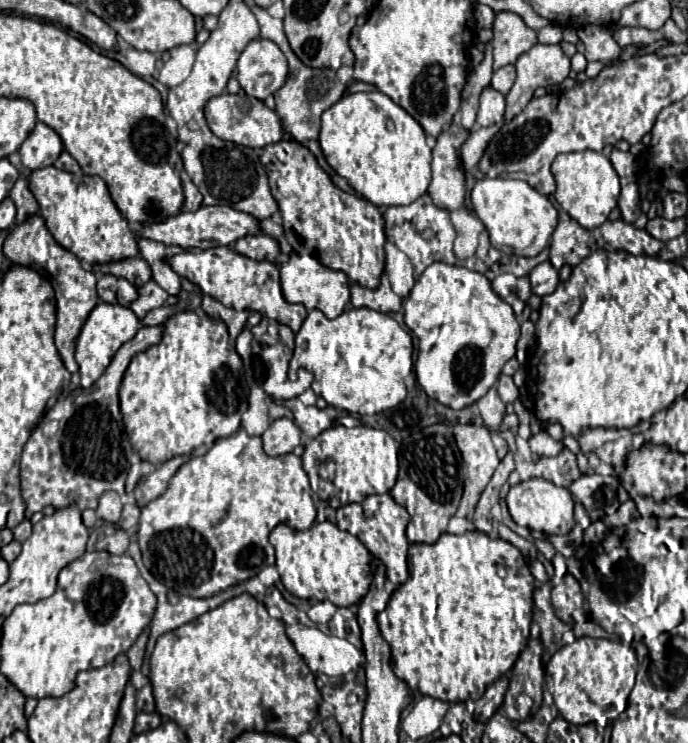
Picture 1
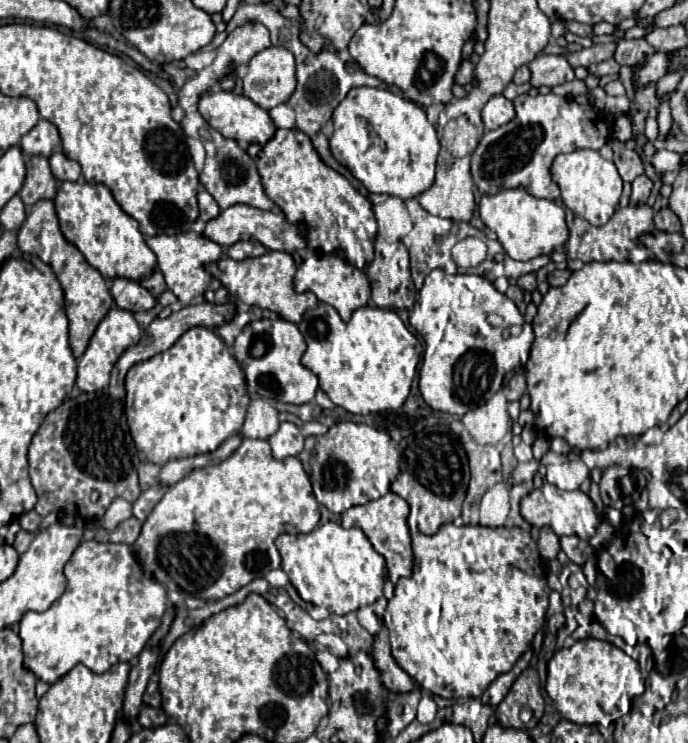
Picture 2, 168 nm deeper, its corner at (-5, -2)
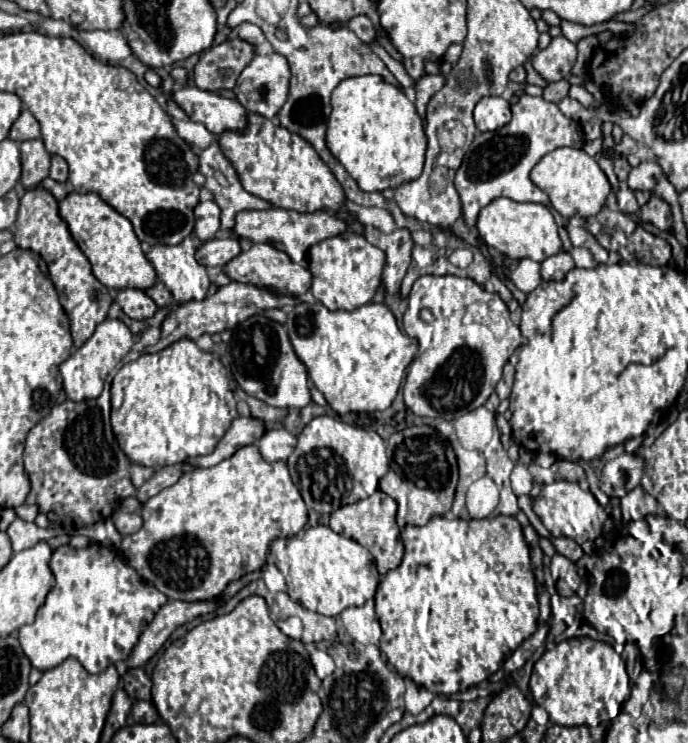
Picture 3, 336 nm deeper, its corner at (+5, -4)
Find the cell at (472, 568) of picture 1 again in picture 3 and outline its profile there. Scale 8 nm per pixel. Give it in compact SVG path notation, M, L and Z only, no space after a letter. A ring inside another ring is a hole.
M435 516L425 526L405 526L400 531L400 538L405 544L405 556L399 568L389 570L381 580L375 594L375 614L383 630L383 638L380 638L380 651L387 656L387 662L403 676L413 680L419 686L425 686L433 694L455 694L465 692L471 686L477 686L485 678L489 678L493 672L497 672L507 656L537 630L537 618L539 618L539 602L537 602L537 586L535 586L535 574L531 570L531 556L527 554L527 542L521 532L521 524L513 516L493 516L483 520L461 520L461 518L445 518Z

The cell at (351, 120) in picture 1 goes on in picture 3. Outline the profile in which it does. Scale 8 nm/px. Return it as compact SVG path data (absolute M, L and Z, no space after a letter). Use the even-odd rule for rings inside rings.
M365 74L357 78L345 78L331 96L333 112L327 124L327 146L331 154L343 164L349 176L359 184L365 192L381 192L385 188L395 188L403 182L415 180L423 170L427 138L423 130L423 122L415 110L415 104L403 94L399 86L385 82L379 74Z

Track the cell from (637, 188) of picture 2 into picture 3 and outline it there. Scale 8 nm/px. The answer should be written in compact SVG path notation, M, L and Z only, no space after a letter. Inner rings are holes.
M645 160L639 166L631 168L627 184L633 190L653 190L659 182L659 178L663 178L663 170L657 162L653 160Z

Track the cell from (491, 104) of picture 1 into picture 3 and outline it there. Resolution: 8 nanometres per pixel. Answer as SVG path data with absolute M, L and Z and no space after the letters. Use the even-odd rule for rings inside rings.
M485 96L475 106L475 124L481 132L493 132L505 126L511 118L509 102L501 96Z

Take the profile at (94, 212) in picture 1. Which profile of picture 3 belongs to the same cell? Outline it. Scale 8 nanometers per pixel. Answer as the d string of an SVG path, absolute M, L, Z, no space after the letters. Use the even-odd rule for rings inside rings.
M71 192L63 202L59 202L59 212L67 222L71 236L79 244L81 252L89 258L93 274L101 284L115 290L123 288L149 290L149 286L153 286L153 282L157 280L157 272L153 264L145 258L141 242L137 240L133 226L125 216L121 216L93 192L89 194Z

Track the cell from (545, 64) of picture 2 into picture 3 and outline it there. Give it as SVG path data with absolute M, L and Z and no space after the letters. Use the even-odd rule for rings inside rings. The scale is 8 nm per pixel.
M555 36L551 38L551 44L545 50L539 50L533 56L531 64L547 82L557 82L571 72L575 58L577 58L575 44L569 42L565 36Z

